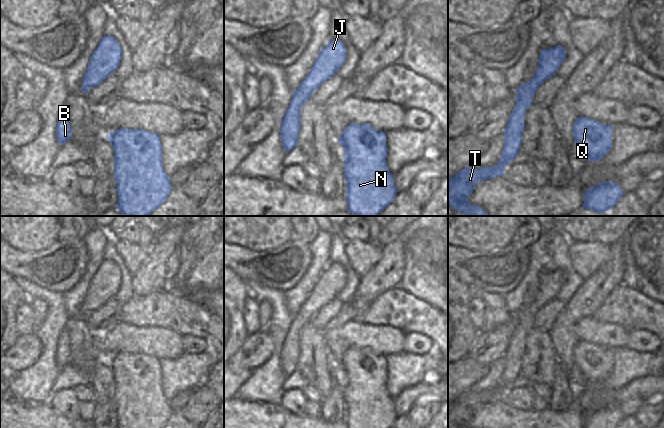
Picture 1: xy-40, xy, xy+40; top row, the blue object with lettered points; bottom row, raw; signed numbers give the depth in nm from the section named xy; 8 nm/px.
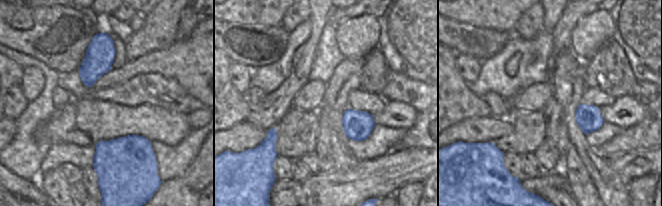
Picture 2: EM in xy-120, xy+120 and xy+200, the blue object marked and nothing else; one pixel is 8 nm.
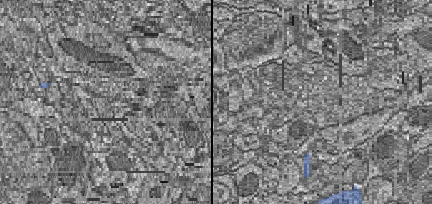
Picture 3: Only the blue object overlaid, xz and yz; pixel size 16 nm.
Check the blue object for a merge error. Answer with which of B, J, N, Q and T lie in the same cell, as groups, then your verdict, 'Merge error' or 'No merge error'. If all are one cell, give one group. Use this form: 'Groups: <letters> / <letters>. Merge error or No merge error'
Groups: B J N Q T. No merge error.

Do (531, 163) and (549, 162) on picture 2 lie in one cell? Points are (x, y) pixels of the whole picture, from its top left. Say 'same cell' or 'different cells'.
different cells

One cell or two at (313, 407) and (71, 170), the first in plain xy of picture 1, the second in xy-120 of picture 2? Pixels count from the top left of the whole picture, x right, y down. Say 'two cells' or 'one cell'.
two cells

